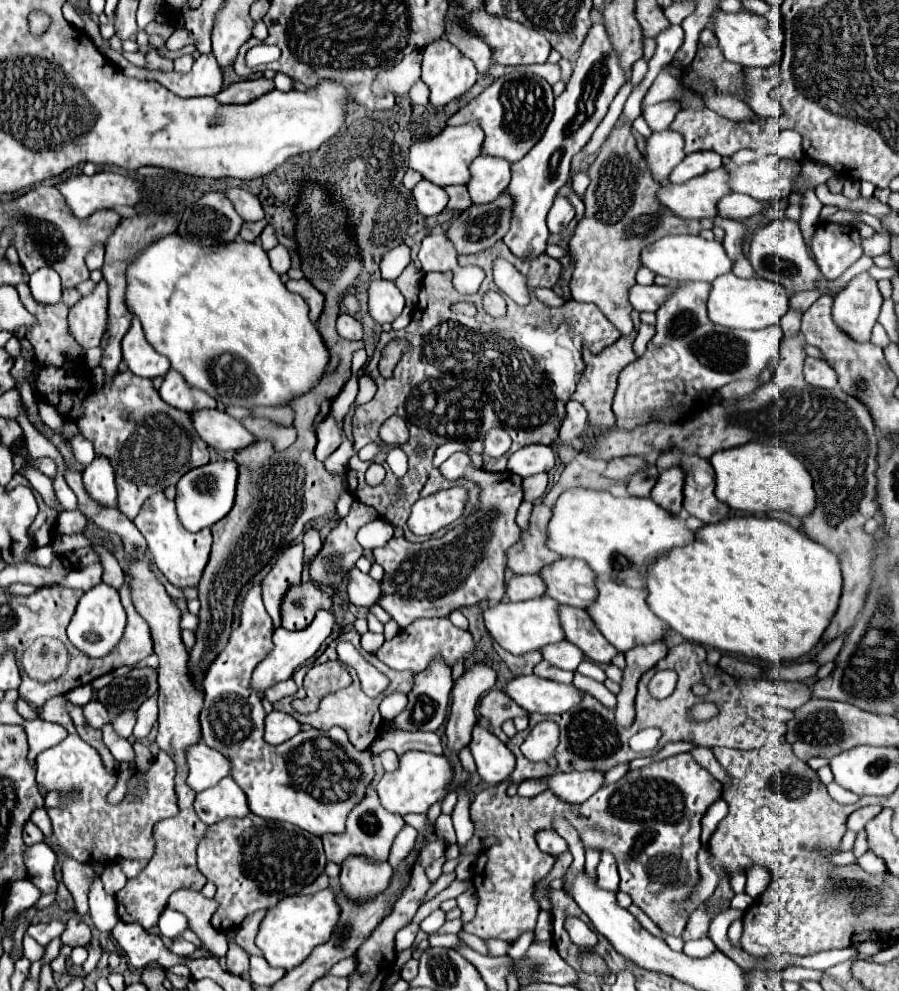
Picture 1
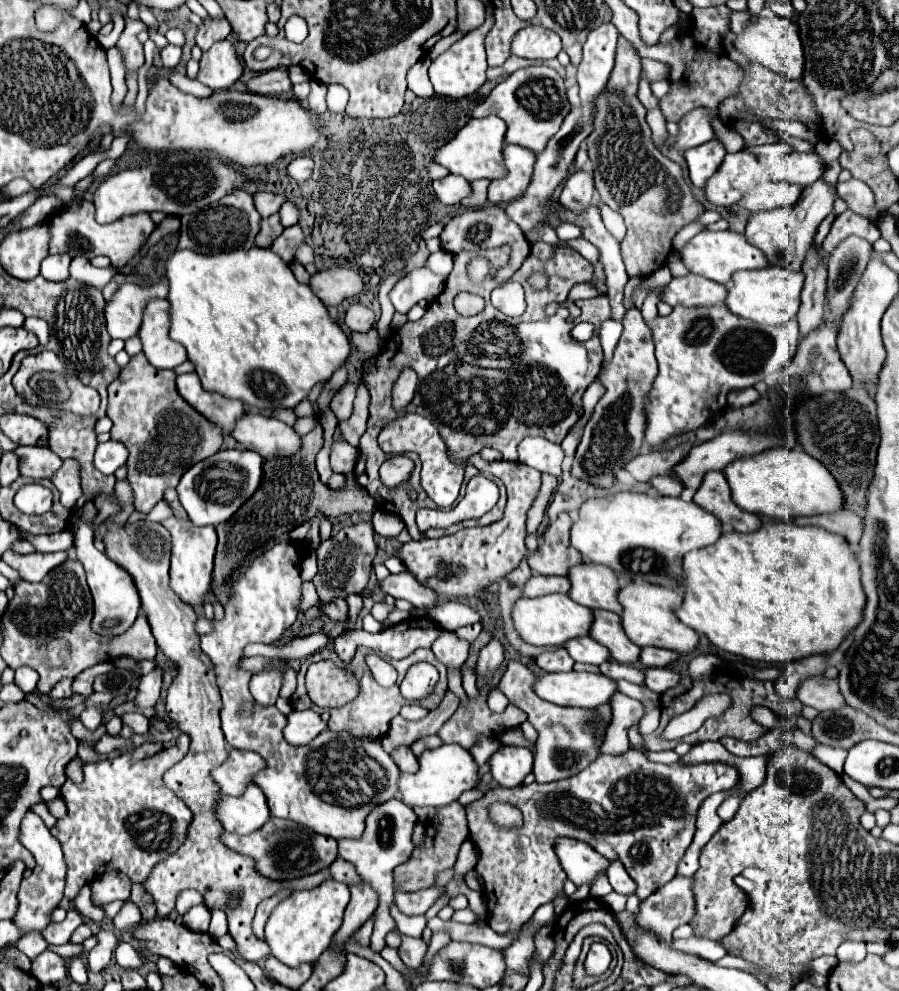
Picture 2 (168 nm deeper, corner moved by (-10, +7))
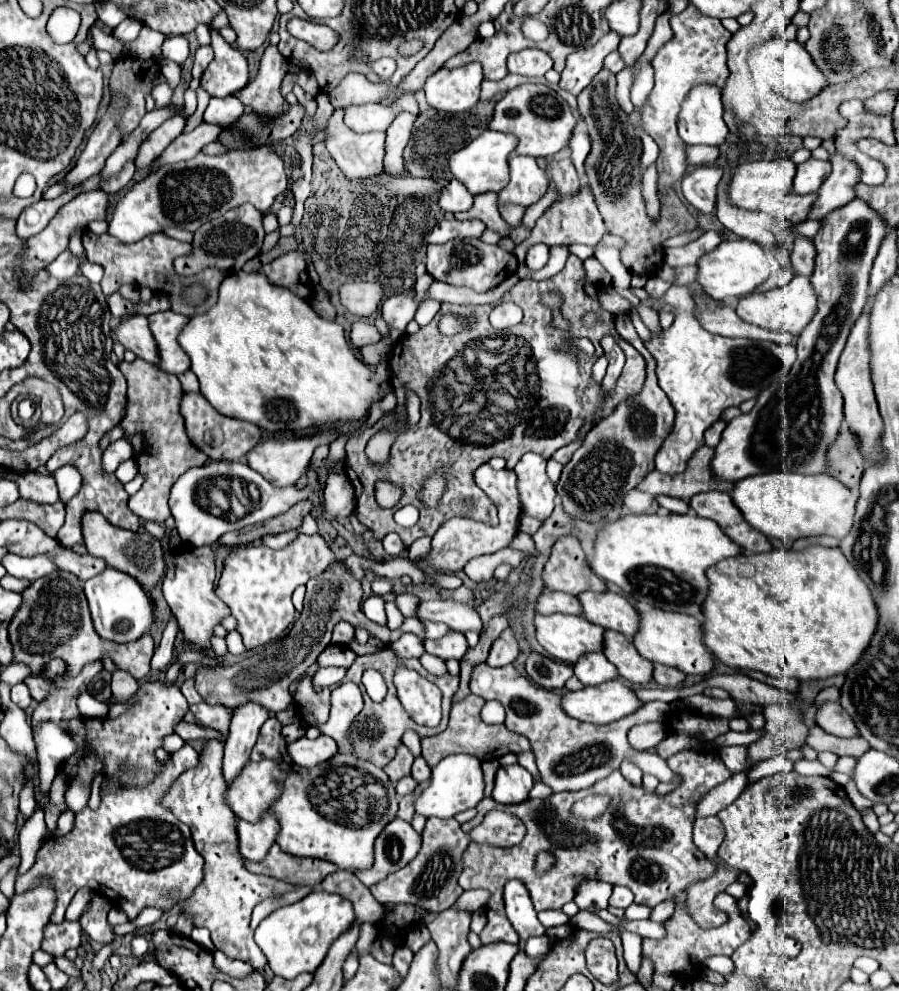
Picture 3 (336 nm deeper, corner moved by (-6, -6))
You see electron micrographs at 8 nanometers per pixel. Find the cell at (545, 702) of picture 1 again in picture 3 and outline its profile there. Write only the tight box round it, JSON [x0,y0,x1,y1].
[563,679,643,725]

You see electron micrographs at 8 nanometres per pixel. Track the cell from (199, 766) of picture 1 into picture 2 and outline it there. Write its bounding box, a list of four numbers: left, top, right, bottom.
[211,748,263,796]

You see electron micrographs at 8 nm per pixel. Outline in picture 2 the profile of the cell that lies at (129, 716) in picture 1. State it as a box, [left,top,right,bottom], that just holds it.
[133,668,161,710]

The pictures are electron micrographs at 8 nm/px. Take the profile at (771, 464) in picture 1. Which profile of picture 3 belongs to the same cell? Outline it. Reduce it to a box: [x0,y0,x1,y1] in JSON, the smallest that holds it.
[731,473,859,543]

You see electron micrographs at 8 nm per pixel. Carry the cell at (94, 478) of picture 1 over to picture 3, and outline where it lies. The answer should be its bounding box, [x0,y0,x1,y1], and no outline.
[103,439,133,473]

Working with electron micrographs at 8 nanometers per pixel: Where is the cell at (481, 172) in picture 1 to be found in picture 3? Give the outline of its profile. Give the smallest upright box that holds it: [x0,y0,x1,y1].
[499,155,549,207]

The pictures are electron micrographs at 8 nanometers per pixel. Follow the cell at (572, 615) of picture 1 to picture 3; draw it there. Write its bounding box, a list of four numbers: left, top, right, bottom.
[605,631,653,685]

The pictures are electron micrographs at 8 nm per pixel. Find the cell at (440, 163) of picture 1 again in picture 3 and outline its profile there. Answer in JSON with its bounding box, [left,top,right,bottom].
[449,129,519,195]

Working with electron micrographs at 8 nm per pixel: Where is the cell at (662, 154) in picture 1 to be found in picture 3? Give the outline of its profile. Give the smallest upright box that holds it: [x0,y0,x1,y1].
[677,83,729,145]

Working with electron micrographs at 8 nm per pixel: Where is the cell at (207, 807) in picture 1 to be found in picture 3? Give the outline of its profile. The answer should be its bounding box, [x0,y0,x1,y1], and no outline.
[237,813,279,861]

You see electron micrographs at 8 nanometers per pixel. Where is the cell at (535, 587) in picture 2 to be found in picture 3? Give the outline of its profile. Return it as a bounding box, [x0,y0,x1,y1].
[537,589,583,615]

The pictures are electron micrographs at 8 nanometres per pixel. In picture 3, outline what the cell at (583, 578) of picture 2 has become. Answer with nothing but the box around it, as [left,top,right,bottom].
[579,591,639,637]

